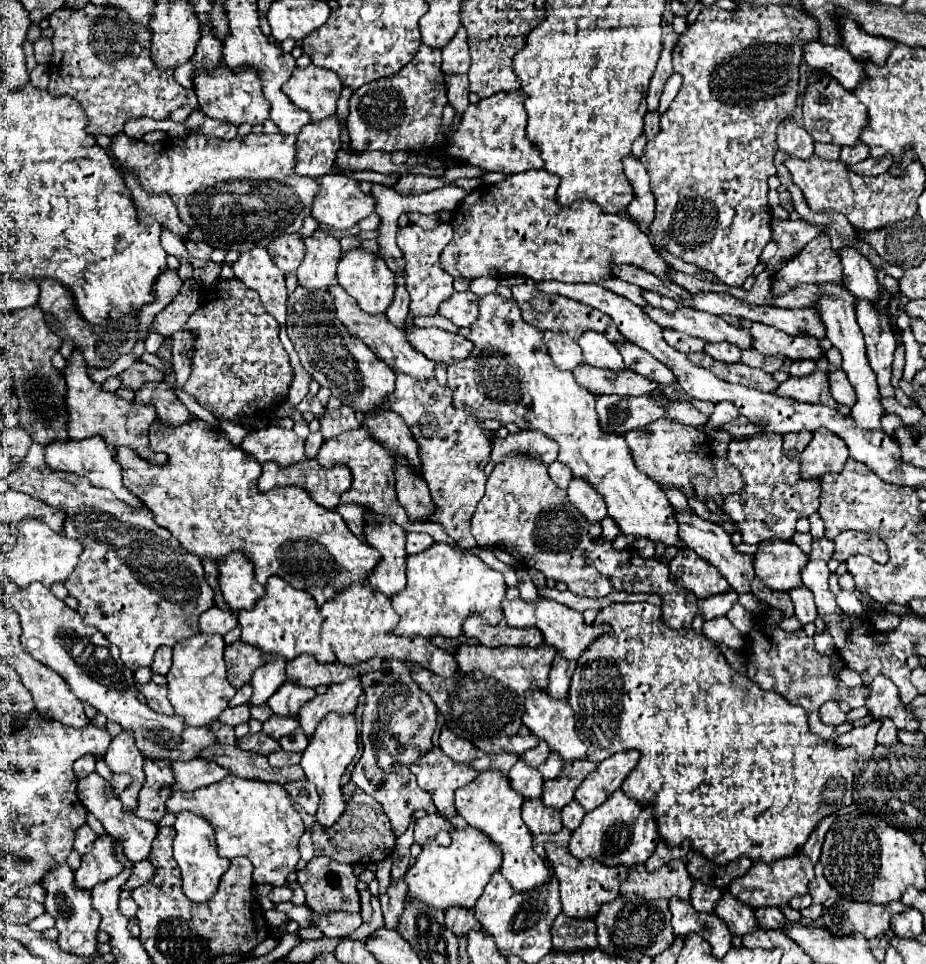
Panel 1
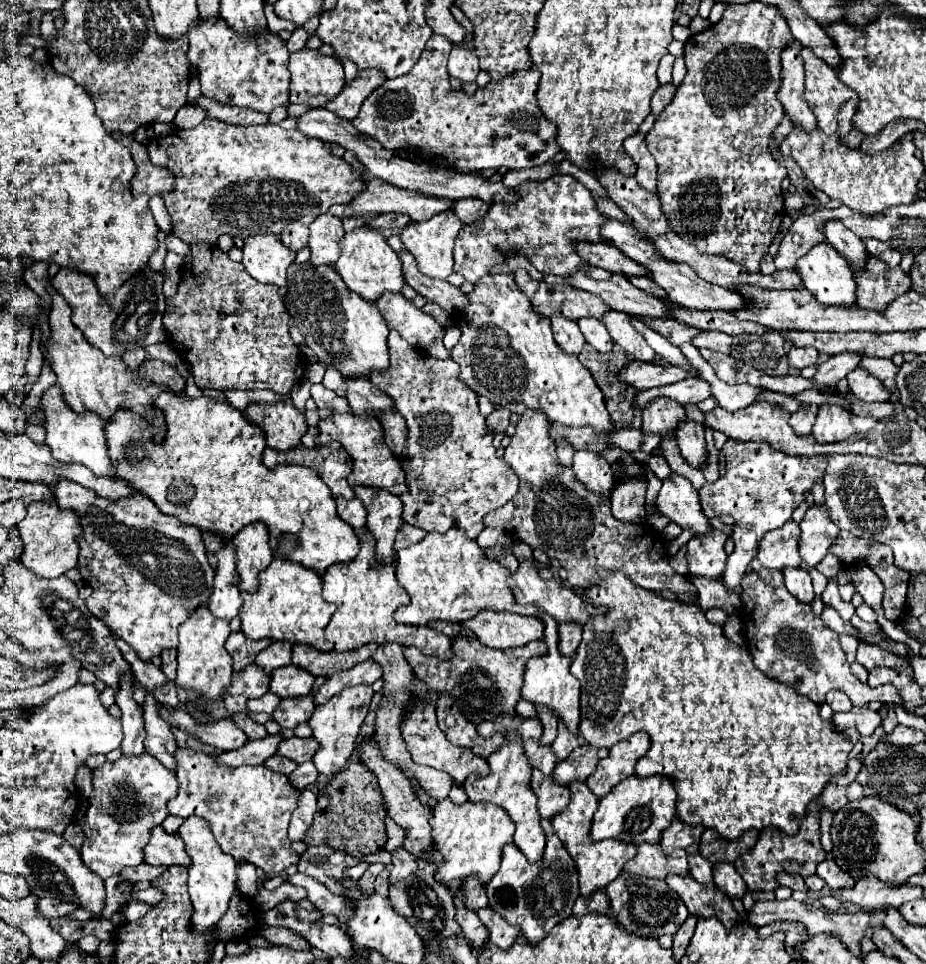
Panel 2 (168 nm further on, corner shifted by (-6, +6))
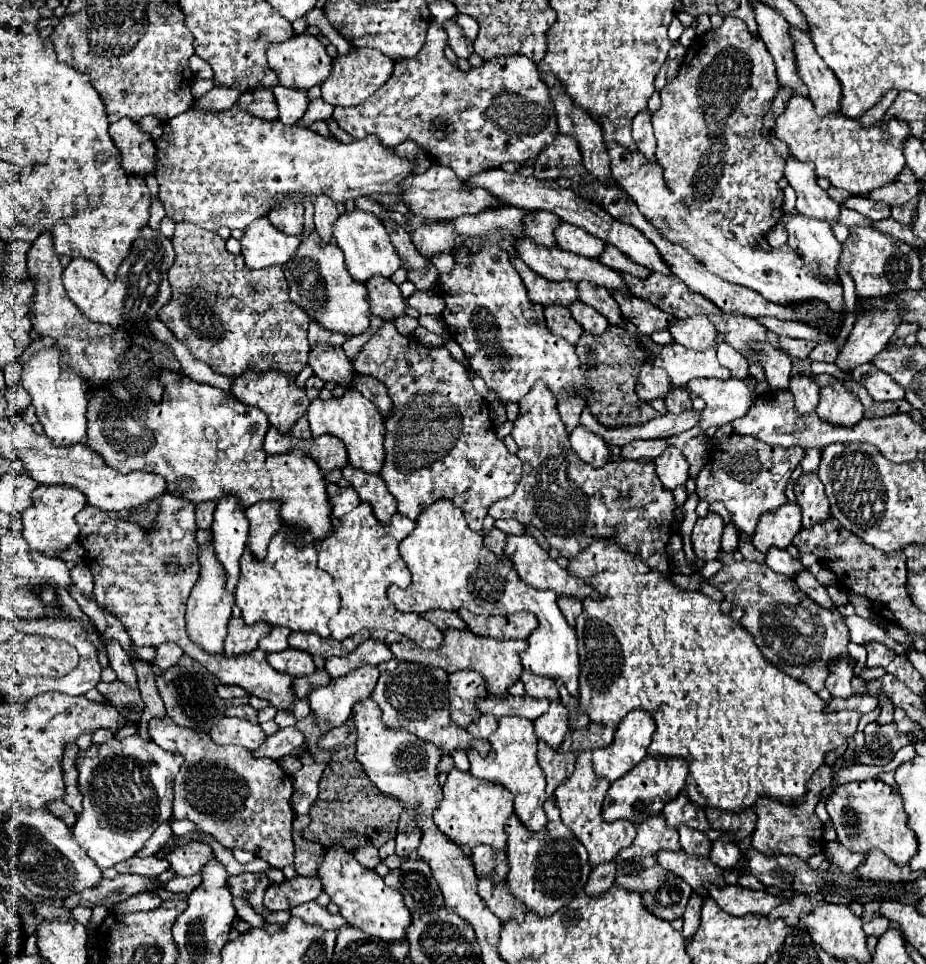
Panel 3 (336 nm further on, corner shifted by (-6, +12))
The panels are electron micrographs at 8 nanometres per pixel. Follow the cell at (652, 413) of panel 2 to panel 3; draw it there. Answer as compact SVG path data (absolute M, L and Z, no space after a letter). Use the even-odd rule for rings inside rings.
M650 354L648 358L646 358L646 364L642 366L642 372L640 372L640 376L638 376L638 384L636 384L636 394L640 396L640 400L644 400L644 402L652 402L652 400L656 400L656 398L664 398L668 392L672 392L672 382L668 380L668 374L664 372L664 370L658 370L658 368L652 368L650 366L650 362L652 362L652 358L654 358L654 354Z

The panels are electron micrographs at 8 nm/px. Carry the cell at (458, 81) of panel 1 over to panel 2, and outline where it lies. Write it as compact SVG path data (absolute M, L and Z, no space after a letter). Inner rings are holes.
M454 44L448 60L448 72L450 76L456 76L462 82L474 82L476 74L480 72L476 54L464 44Z

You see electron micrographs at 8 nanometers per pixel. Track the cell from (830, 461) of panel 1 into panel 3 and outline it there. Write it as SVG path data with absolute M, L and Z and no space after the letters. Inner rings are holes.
M842 384L826 386L820 390L820 404L816 412L822 420L840 426L856 424L860 422L860 418L864 418L864 406Z

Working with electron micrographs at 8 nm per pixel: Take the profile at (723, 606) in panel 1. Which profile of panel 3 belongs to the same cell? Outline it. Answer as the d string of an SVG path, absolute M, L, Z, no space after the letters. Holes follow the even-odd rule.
M730 434L726 444L712 446L710 462L700 470L696 478L696 494L700 500L714 504L722 502L732 516L732 522L738 526L740 536L744 540L752 540L752 532L762 514L780 508L786 502L786 484L794 468L802 462L802 448L776 448L768 446L756 438Z

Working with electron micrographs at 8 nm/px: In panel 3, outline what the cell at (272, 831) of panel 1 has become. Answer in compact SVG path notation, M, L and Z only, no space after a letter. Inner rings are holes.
M168 716L150 722L150 736L160 748L180 752L184 758L174 780L176 820L190 820L198 830L212 834L224 848L250 850L274 868L282 870L292 864L292 778L274 760L254 758L242 746L218 746L208 734L180 728Z

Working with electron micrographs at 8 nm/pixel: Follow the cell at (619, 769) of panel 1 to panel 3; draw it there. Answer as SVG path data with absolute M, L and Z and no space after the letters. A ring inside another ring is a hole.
M646 710L630 712L616 728L614 740L608 748L592 752L592 766L596 776L614 782L632 770L648 752L654 734L654 720Z

